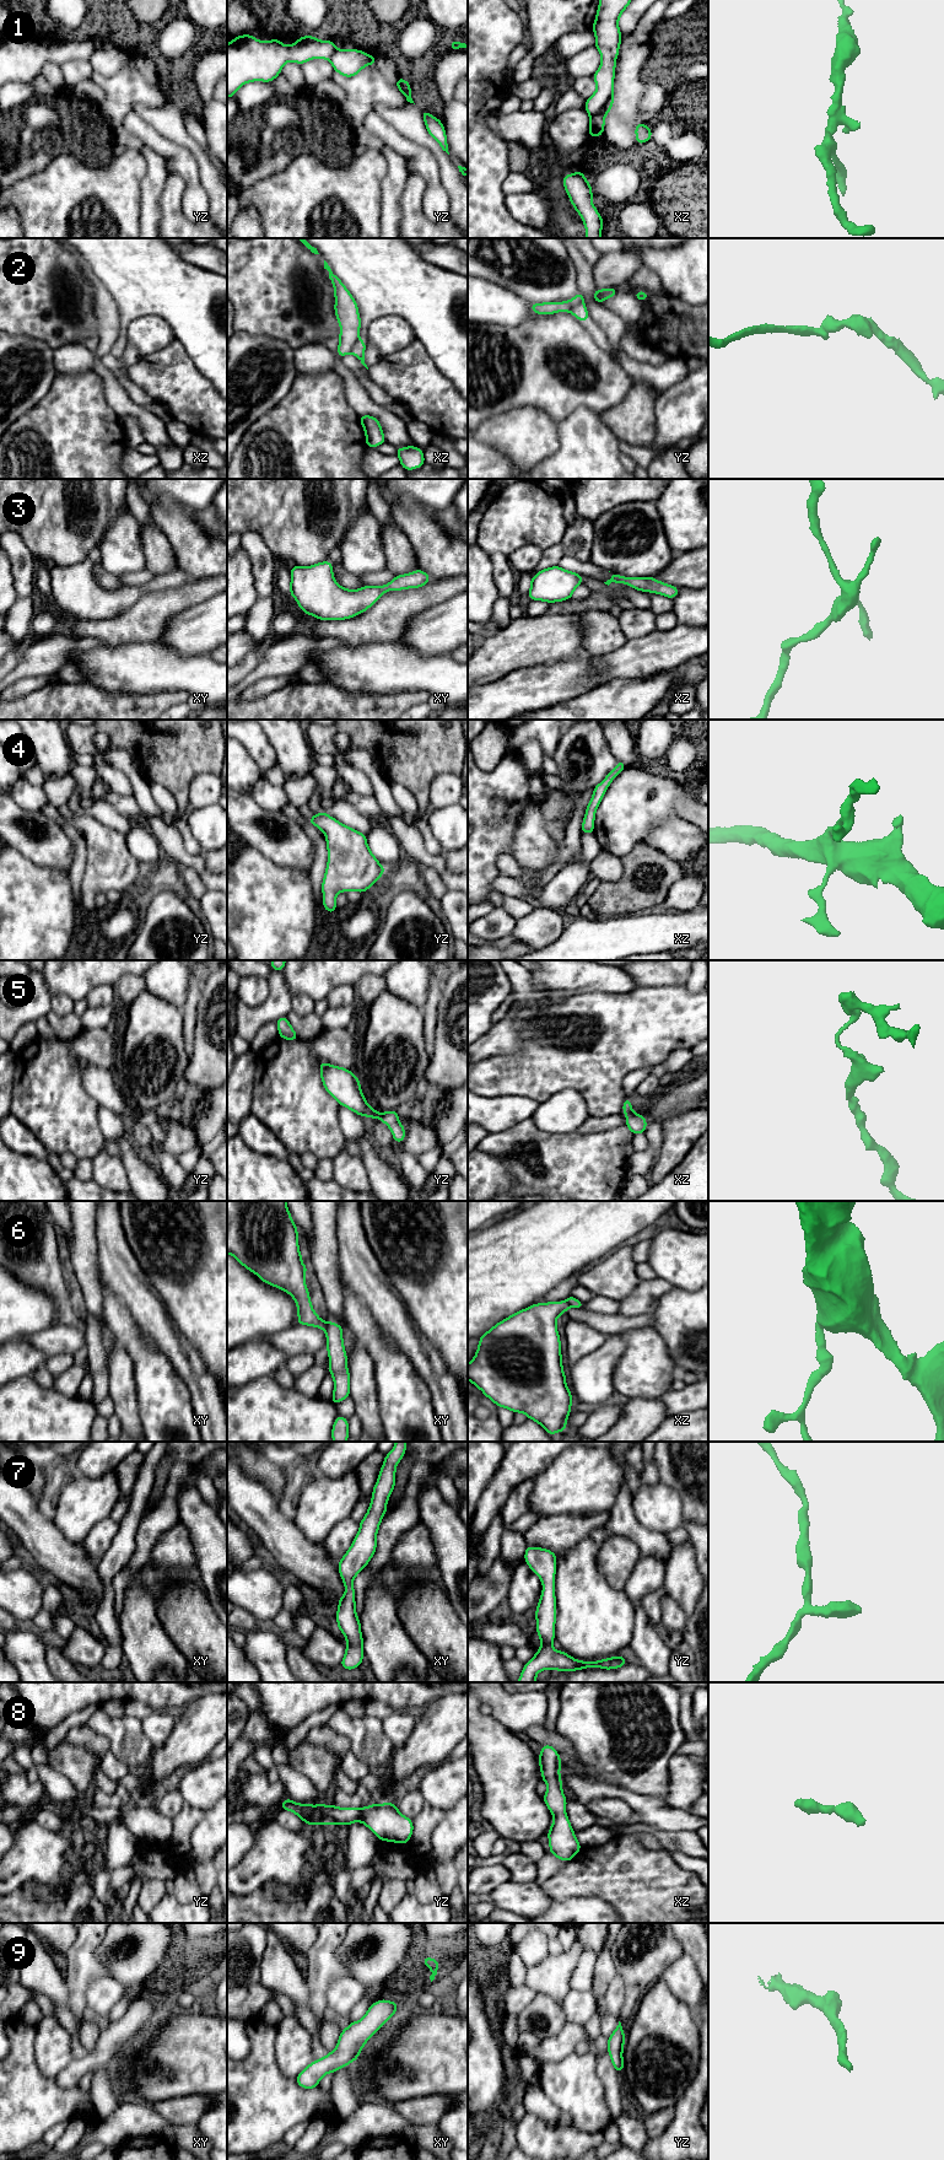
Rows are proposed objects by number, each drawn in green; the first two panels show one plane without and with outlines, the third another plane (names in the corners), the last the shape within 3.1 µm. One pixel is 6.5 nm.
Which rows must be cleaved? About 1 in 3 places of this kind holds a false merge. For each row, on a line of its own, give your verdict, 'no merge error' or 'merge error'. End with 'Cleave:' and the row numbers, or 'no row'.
1: merge error
2: no merge error
3: no merge error
4: no merge error
5: no merge error
6: merge error
7: no merge error
8: no merge error
9: no merge error
Cleave: 1, 6

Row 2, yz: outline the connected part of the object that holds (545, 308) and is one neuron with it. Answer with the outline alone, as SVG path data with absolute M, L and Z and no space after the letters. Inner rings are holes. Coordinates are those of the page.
M578 291L570 301L530 303L530 308L536 314L554 314L556 312L571 312L579 322L589 319L589 313L584 305L584 297Z

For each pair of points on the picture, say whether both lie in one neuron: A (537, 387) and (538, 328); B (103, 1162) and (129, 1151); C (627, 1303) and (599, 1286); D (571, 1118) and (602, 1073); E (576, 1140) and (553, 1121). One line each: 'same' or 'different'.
A: same
B: different
C: different
D: different
E: different

